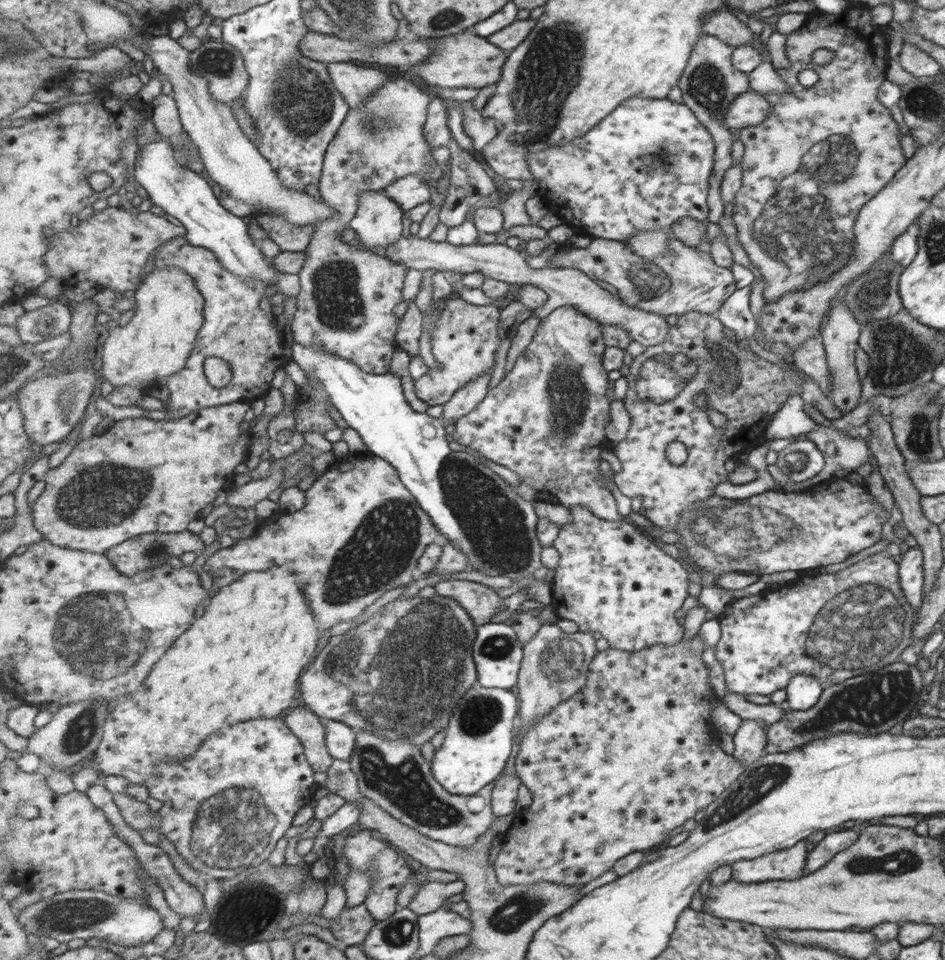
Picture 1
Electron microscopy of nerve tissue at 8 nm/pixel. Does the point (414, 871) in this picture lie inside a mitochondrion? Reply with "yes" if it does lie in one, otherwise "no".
no

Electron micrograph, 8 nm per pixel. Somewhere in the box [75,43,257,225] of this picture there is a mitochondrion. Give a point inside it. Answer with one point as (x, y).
(218, 63)

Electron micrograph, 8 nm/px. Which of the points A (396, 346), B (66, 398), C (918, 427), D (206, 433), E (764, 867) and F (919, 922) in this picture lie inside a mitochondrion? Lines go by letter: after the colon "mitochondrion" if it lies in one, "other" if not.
A: other
B: mitochondrion
C: mitochondrion
D: other
E: other
F: other

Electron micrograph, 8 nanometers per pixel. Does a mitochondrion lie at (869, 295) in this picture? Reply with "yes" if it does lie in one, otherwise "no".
yes

